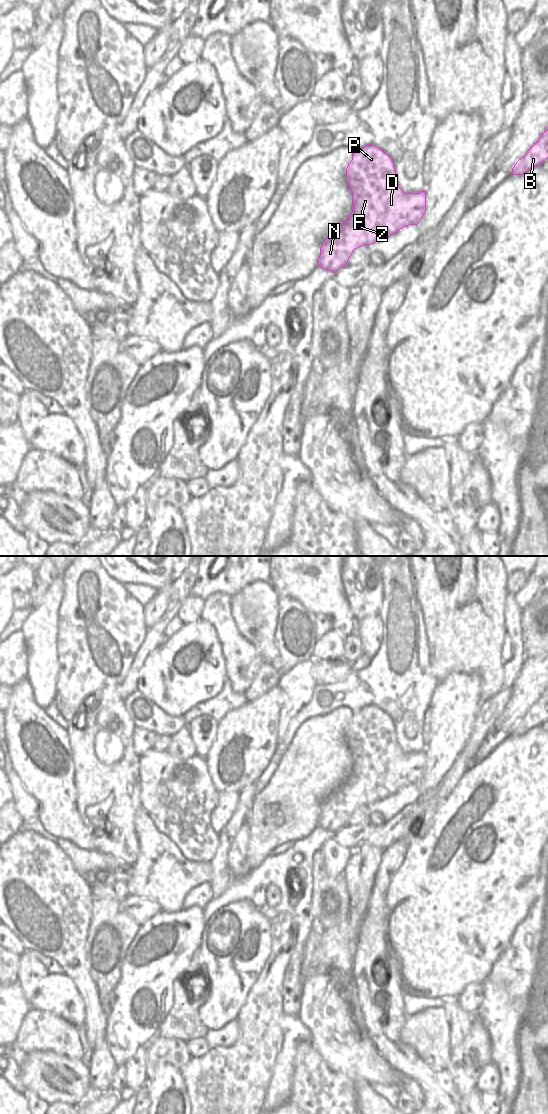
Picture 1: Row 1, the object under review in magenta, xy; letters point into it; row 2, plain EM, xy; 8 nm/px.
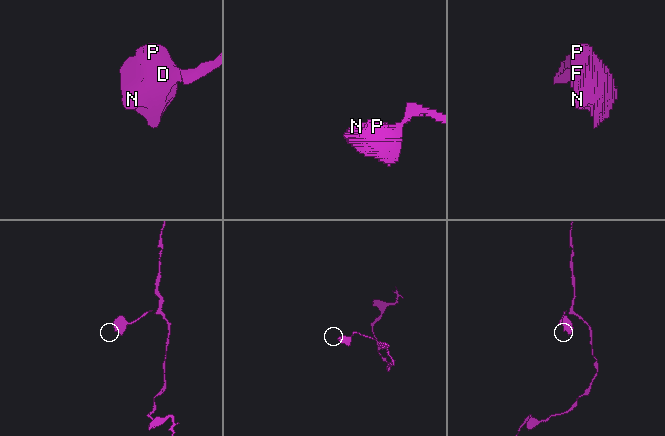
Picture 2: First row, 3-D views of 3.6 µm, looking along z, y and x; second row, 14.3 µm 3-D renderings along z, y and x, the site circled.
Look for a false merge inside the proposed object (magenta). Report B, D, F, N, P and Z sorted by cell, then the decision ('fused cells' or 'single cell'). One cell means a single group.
B D F N P Z; single cell

